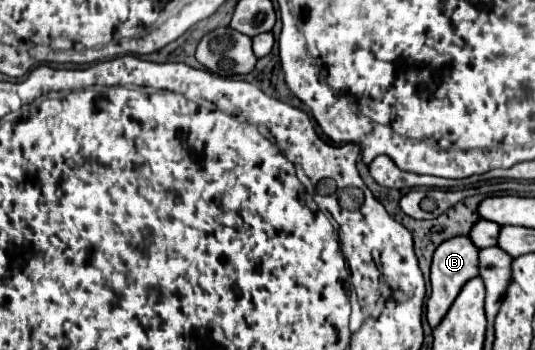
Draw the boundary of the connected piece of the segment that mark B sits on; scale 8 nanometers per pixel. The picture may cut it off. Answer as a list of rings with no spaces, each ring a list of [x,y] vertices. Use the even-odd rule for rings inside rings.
[[[468,235],[462,237],[452,237],[448,241],[444,241],[436,251],[434,251],[432,258],[432,295],[426,303],[426,319],[430,323],[430,327],[438,327],[440,321],[444,319],[444,315],[448,313],[448,309],[452,307],[456,295],[460,293],[462,285],[478,275],[478,253],[480,249],[470,241]]]

